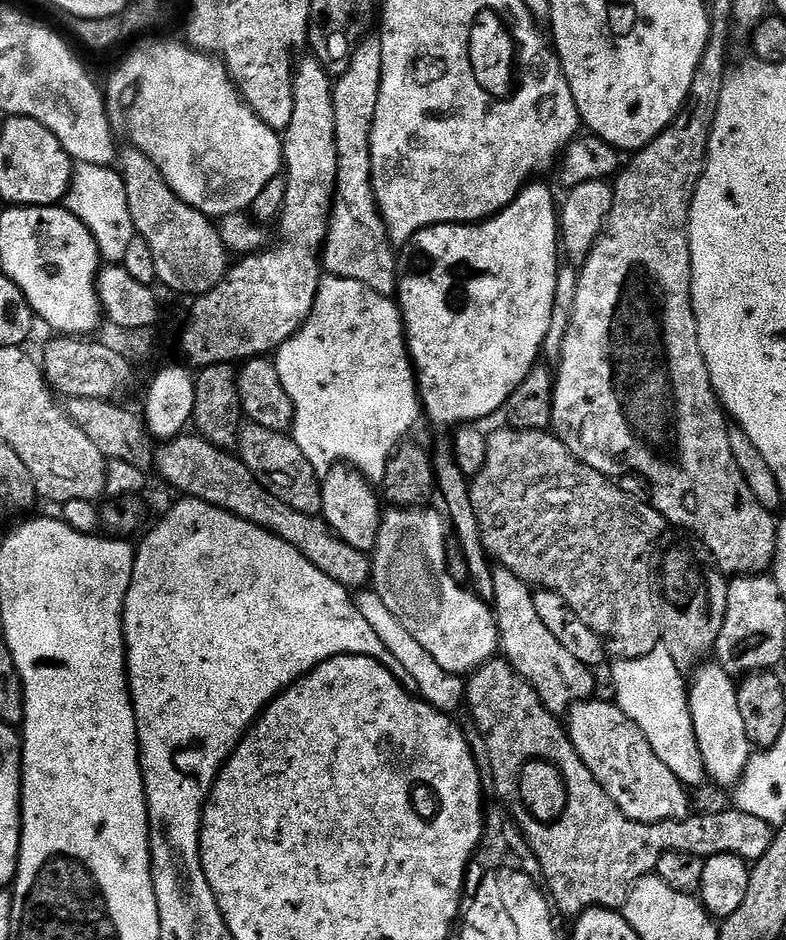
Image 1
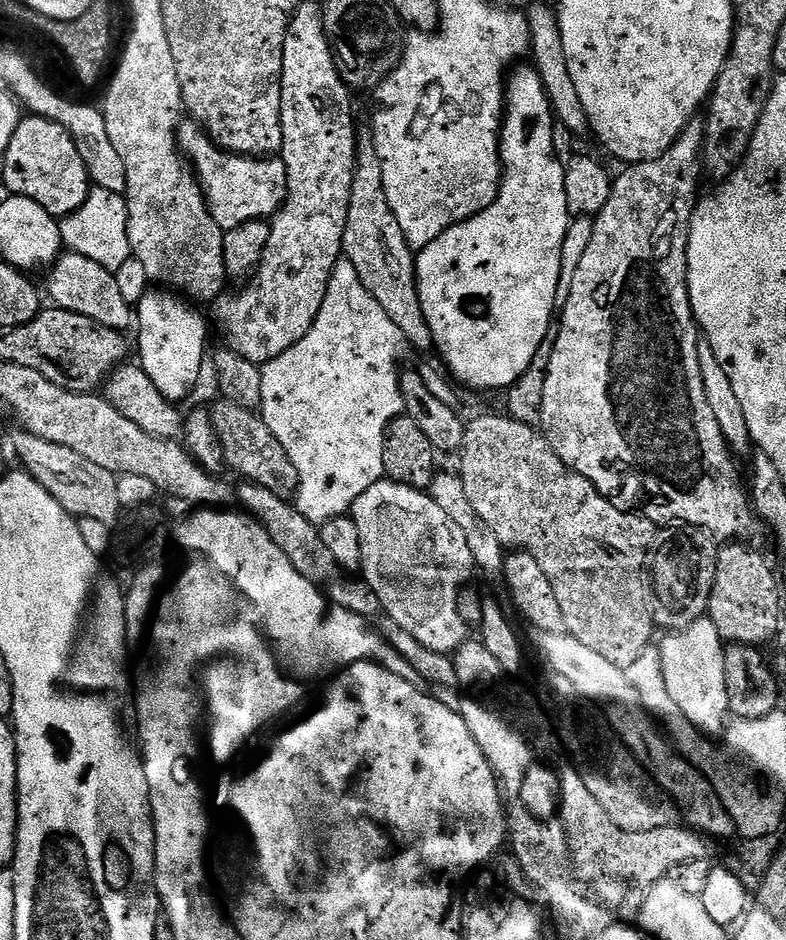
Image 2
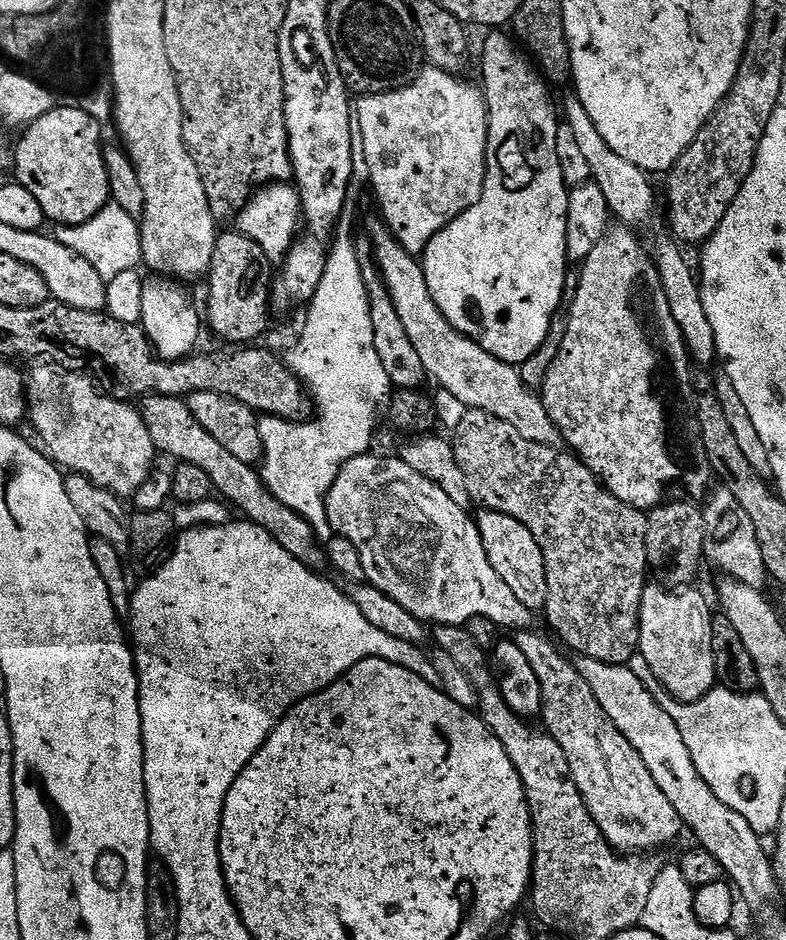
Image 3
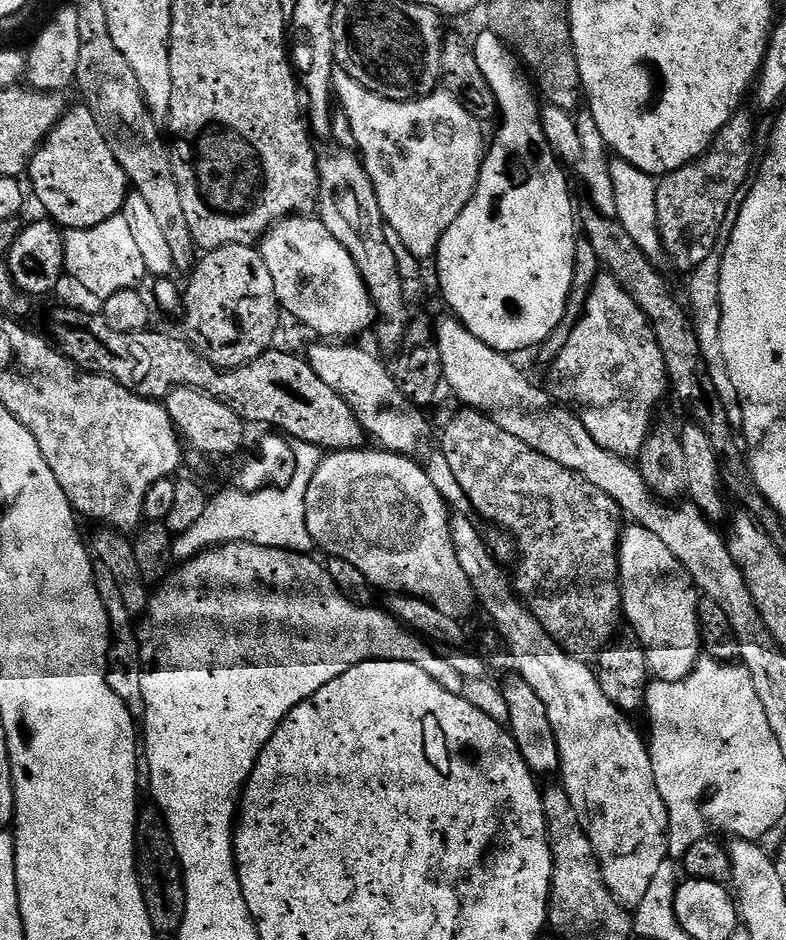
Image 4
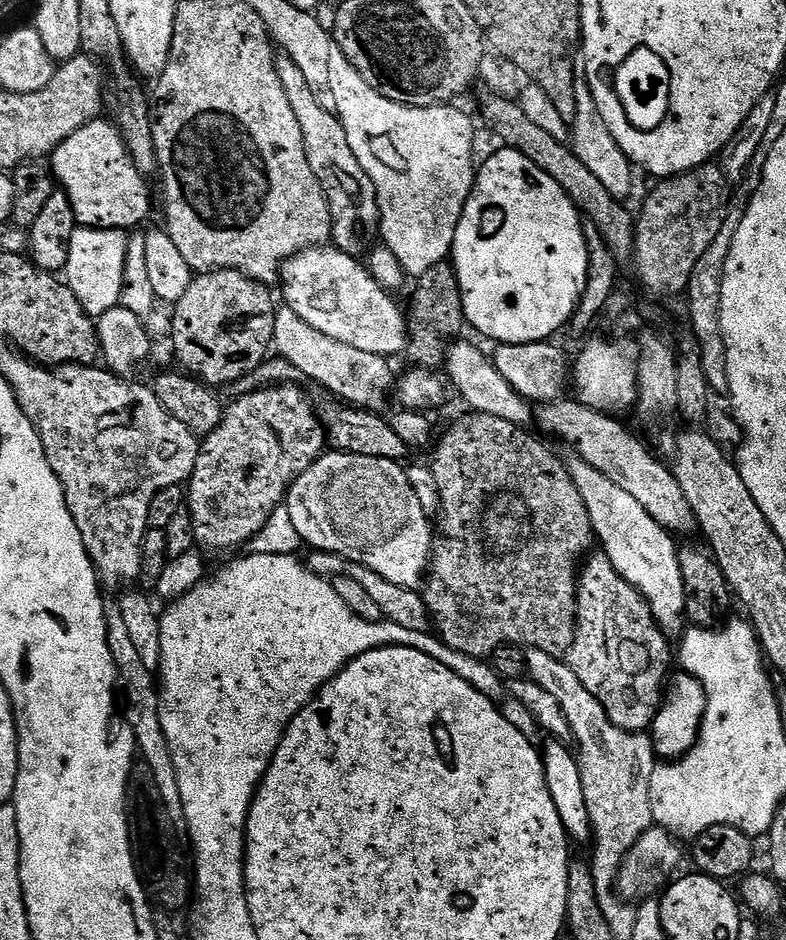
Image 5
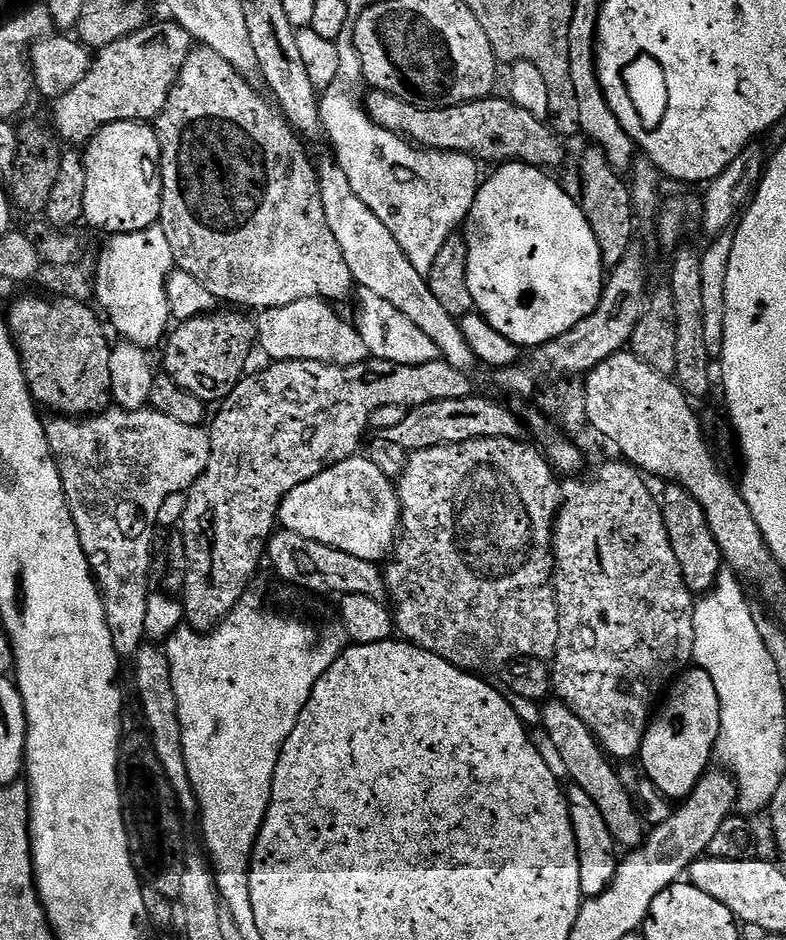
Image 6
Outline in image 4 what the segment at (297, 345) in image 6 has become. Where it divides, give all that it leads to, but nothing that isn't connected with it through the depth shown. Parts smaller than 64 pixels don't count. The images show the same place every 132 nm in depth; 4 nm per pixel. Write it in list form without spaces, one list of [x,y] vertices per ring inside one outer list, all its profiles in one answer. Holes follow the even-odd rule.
[[[316,342],[306,359],[309,366],[354,410],[358,422],[365,433],[377,440],[379,447],[386,452],[397,452],[399,456],[411,457],[420,448],[424,435],[428,432],[425,413],[411,404],[402,394],[393,369],[388,368],[376,356],[371,356],[364,348],[347,348],[344,342]]]

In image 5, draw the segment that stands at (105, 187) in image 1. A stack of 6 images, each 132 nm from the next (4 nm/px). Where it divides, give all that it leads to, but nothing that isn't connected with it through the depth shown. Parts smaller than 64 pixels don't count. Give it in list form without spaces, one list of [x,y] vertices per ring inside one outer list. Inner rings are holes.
[[[79,226],[74,230],[74,238],[70,238],[70,258],[66,262],[63,275],[68,288],[74,290],[82,310],[86,310],[93,318],[99,318],[106,314],[106,310],[121,303],[129,239],[129,233],[119,228]]]

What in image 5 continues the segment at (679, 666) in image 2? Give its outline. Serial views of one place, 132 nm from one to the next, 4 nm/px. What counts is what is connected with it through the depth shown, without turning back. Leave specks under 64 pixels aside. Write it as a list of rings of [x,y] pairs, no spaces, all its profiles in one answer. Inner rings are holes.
[[[572,458],[566,465],[578,494],[582,494],[582,502],[586,502],[595,539],[599,547],[600,544],[604,547],[601,548],[603,555],[608,556],[614,570],[618,570],[618,574],[622,574],[622,578],[642,594],[661,631],[665,634],[683,633],[686,628],[686,590],[682,586],[678,544],[672,541],[675,540],[673,533],[654,522],[654,518],[646,514],[646,506],[638,503],[638,498],[626,494],[626,490],[610,482],[604,474],[598,474],[598,470],[584,460]]]

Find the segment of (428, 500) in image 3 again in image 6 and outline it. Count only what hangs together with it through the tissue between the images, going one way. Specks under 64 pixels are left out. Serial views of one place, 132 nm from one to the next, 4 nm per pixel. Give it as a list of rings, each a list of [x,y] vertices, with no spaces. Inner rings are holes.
[[[357,454],[349,460],[330,464],[322,474],[302,482],[302,486],[286,493],[280,504],[278,524],[280,528],[294,534],[302,534],[302,538],[310,538],[314,542],[334,546],[346,554],[354,554],[354,558],[380,562],[380,559],[383,561],[393,551],[398,539],[400,498],[390,477],[378,470],[378,466],[374,466],[374,462],[370,462],[367,455]]]

